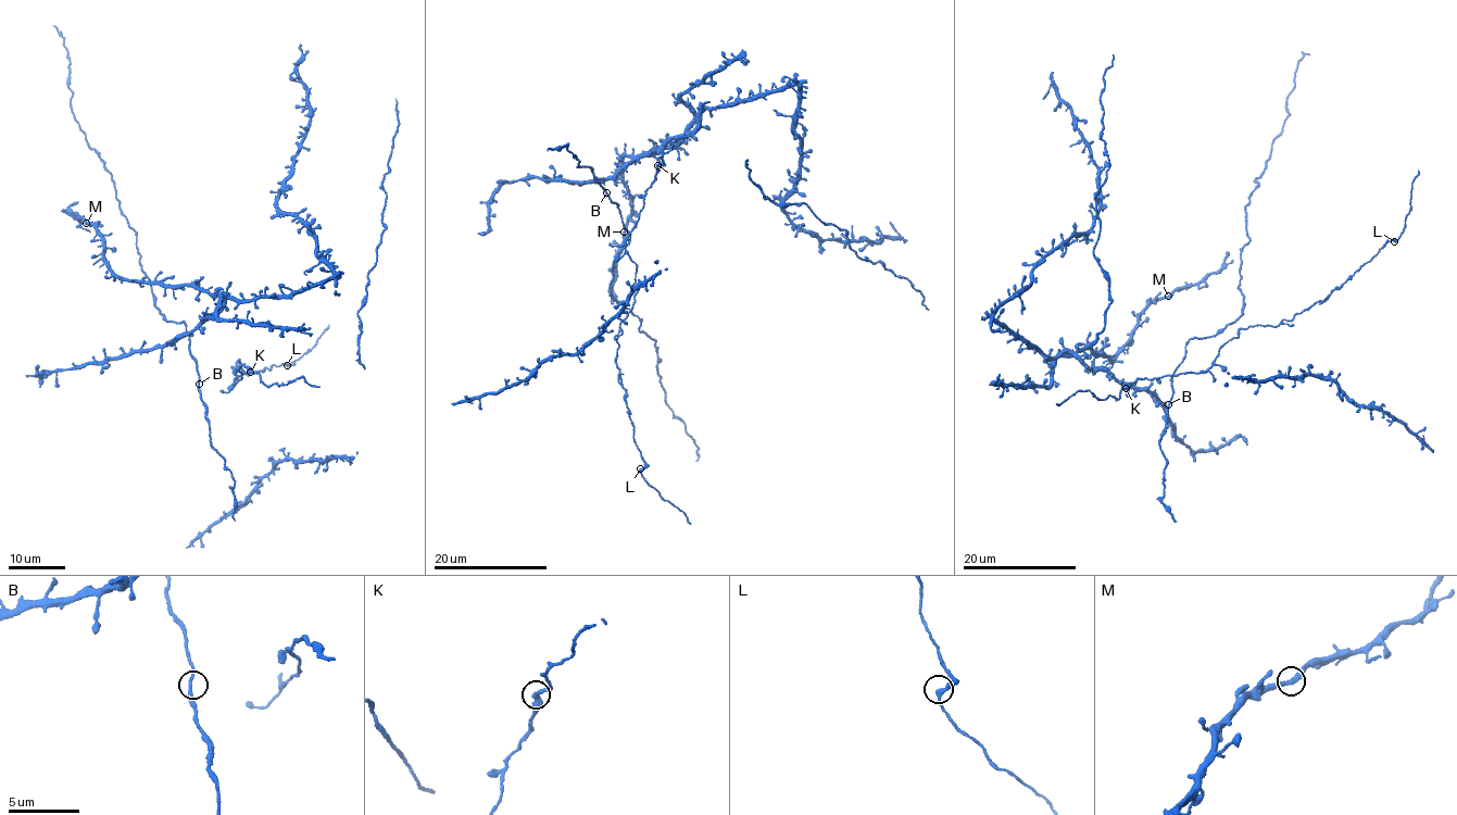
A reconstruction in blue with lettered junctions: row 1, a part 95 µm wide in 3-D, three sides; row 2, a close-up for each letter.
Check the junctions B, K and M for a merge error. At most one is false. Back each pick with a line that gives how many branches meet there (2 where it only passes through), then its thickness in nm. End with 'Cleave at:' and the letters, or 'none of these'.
Cleave at: none of these

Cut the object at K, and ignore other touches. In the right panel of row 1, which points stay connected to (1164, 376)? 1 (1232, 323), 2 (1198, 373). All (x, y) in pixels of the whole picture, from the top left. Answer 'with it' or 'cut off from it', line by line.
1: cut off from it
2: with it

